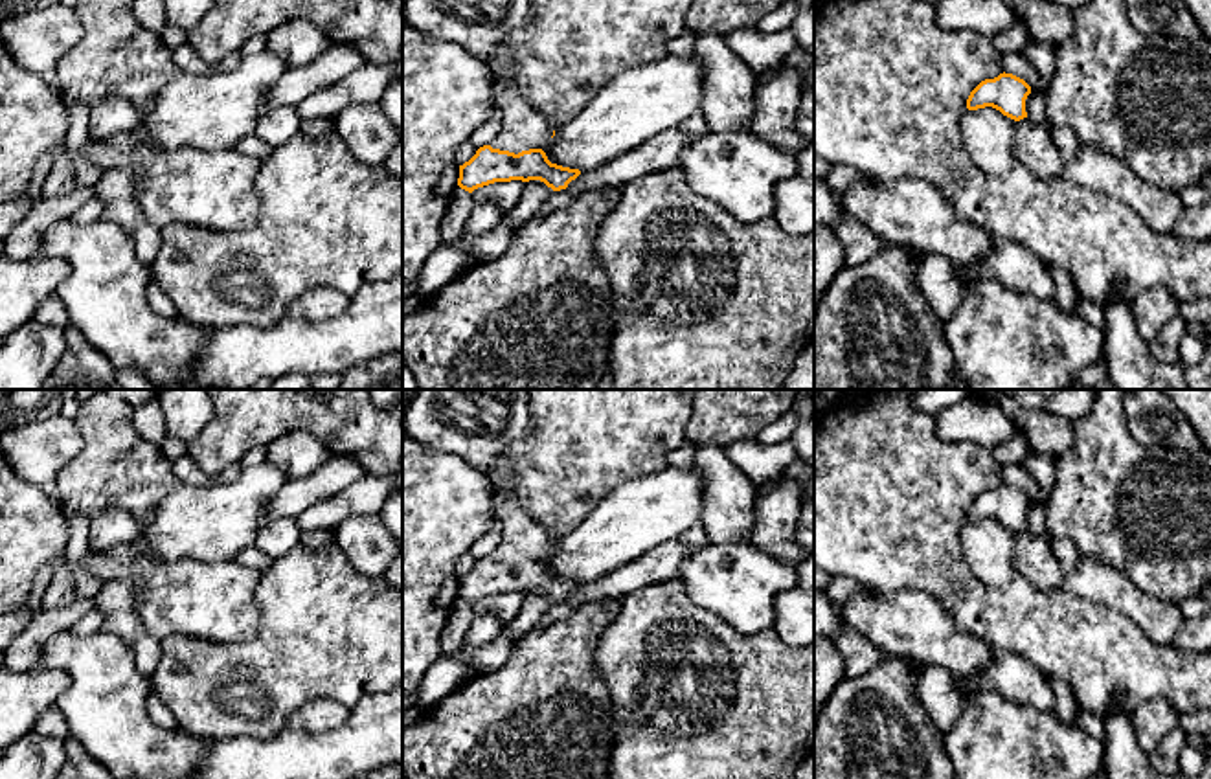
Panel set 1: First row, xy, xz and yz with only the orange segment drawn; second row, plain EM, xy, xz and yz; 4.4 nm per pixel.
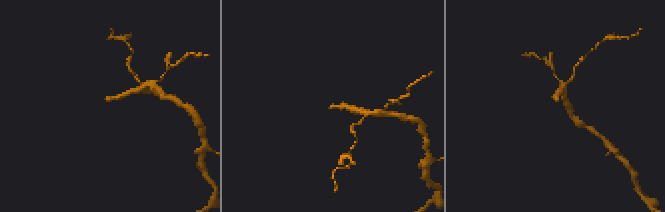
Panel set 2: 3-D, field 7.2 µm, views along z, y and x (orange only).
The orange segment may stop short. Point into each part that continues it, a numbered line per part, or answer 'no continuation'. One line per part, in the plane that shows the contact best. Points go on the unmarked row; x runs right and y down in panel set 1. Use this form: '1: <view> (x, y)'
1: xz (522, 541)

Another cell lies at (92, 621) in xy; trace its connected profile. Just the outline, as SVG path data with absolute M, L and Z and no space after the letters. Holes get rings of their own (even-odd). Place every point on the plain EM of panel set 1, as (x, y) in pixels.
M94 606L79 623L72 627L72 634L77 638L92 636L99 630L103 630L103 623L107 619L107 614Z

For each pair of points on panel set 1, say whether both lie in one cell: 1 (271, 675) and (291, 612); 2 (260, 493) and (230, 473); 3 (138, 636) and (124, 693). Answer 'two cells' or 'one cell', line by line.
1: one cell
2: two cells
3: two cells

